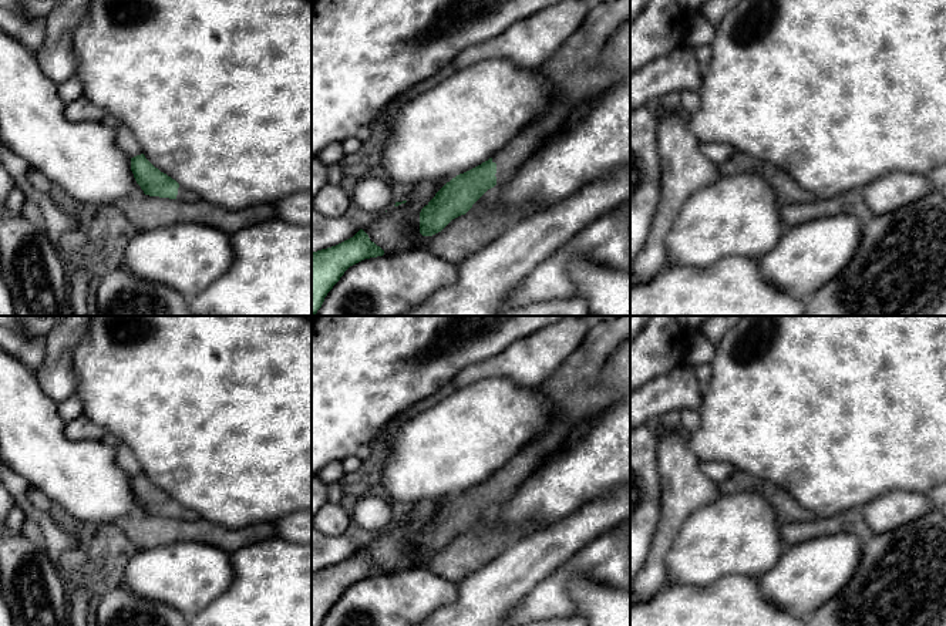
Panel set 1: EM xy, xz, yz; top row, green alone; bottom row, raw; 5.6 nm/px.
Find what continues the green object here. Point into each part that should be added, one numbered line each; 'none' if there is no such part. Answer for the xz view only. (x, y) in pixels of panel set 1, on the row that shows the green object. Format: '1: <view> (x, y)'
1: xz (574, 69)

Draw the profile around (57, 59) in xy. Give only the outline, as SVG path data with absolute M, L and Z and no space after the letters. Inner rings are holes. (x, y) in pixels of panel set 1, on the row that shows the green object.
M61 0L46 17L44 43L34 54L44 74L57 85L75 73L74 34L88 4L90 0Z

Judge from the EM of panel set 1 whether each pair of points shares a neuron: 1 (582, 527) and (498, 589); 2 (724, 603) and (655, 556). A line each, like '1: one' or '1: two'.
1: one
2: two

